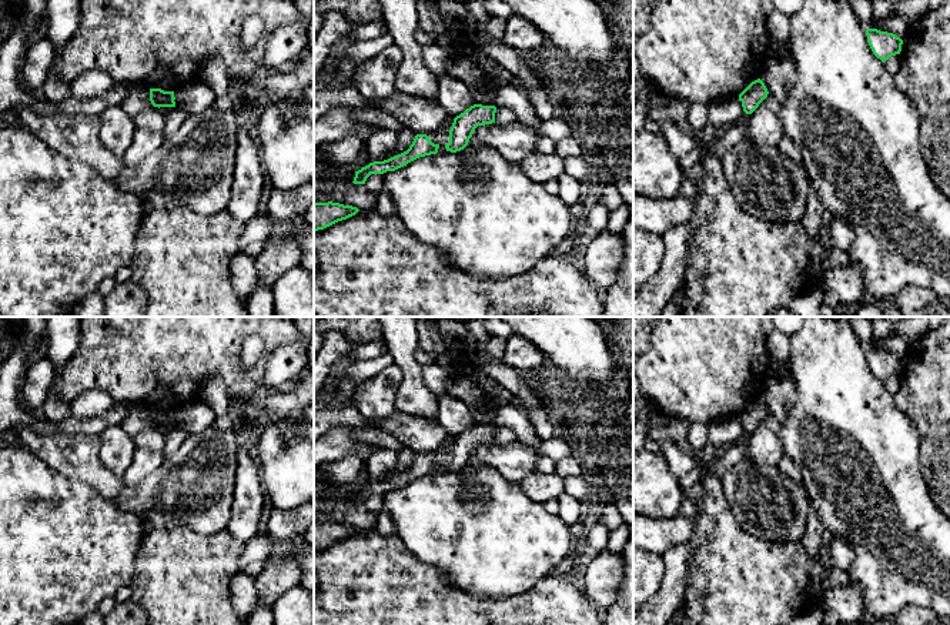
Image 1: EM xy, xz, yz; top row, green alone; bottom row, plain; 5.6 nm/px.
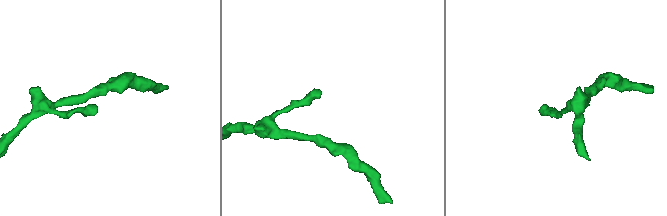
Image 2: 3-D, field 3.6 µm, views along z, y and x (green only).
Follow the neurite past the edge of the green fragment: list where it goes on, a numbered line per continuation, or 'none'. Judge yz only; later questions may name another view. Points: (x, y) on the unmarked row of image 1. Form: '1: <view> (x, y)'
none

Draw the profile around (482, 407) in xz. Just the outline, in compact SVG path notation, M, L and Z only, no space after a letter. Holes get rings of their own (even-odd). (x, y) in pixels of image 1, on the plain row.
M452 372L445 392L469 407L475 424L494 425L499 405L482 388L475 388L465 377Z

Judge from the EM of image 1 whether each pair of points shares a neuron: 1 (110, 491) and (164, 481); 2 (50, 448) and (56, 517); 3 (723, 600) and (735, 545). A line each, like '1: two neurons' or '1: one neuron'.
1: two neurons
2: two neurons
3: one neuron

